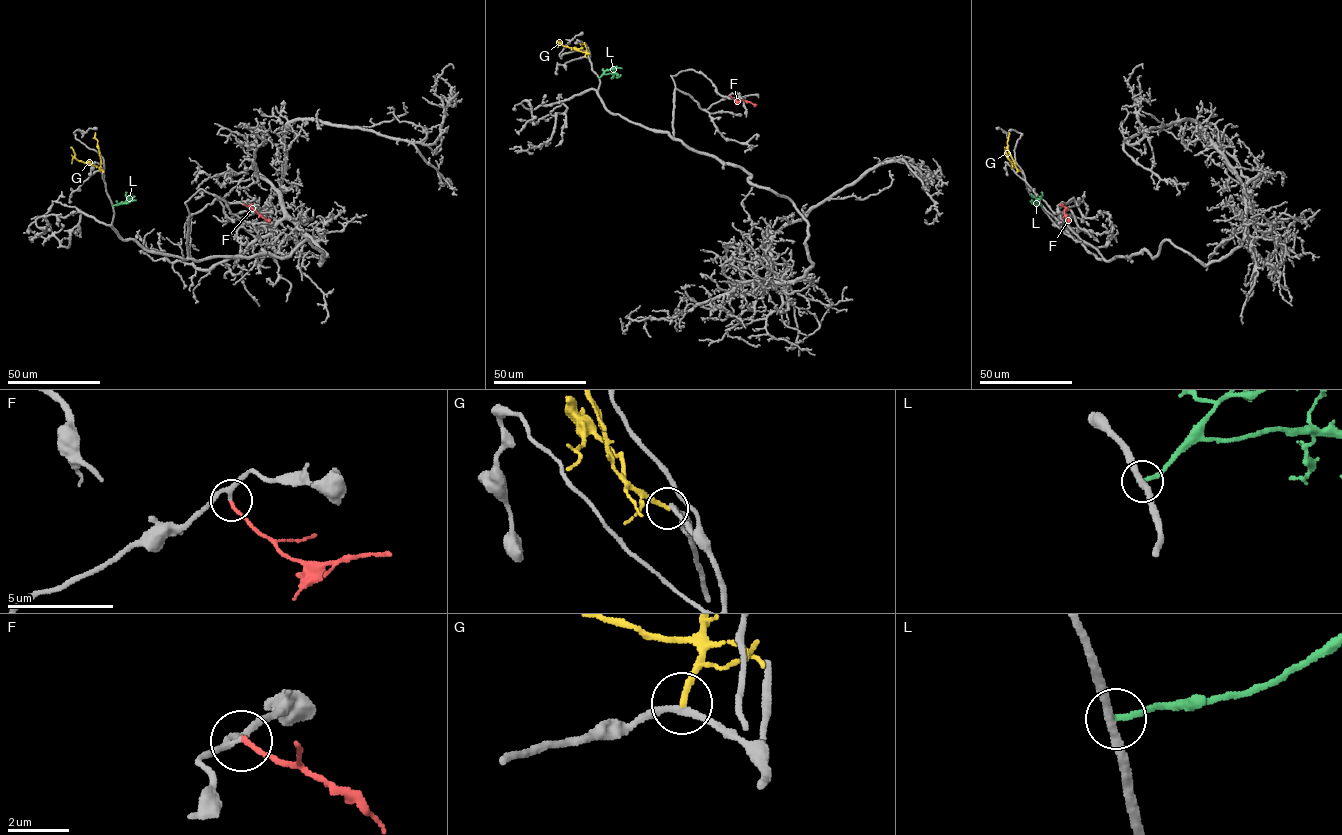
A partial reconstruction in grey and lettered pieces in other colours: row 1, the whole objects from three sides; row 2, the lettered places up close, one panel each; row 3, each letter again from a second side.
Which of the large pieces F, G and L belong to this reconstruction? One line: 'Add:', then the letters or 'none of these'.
Add: F

